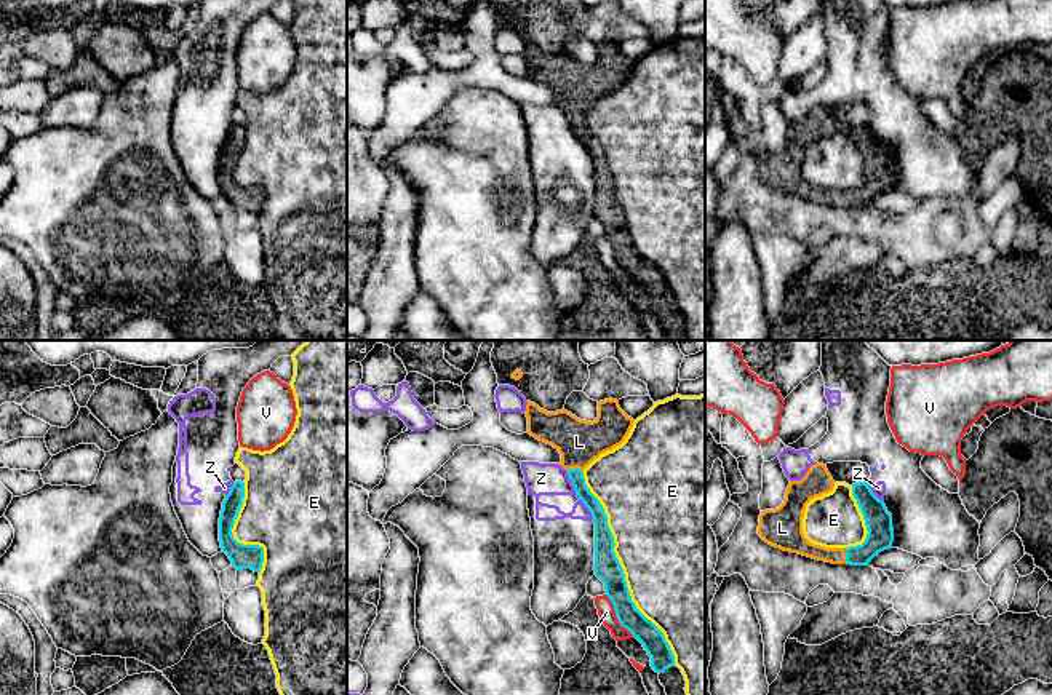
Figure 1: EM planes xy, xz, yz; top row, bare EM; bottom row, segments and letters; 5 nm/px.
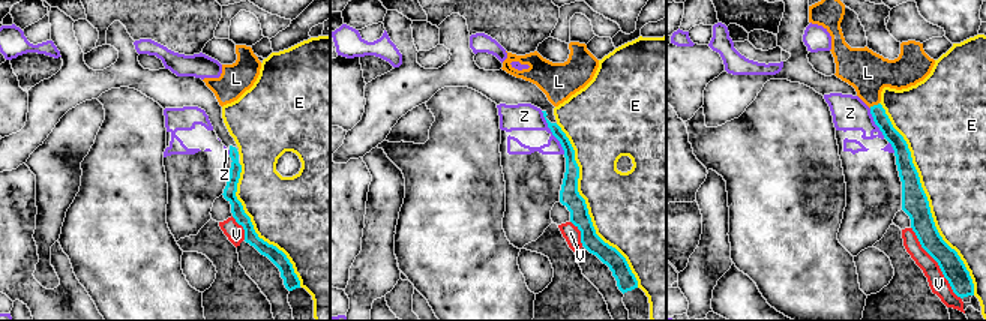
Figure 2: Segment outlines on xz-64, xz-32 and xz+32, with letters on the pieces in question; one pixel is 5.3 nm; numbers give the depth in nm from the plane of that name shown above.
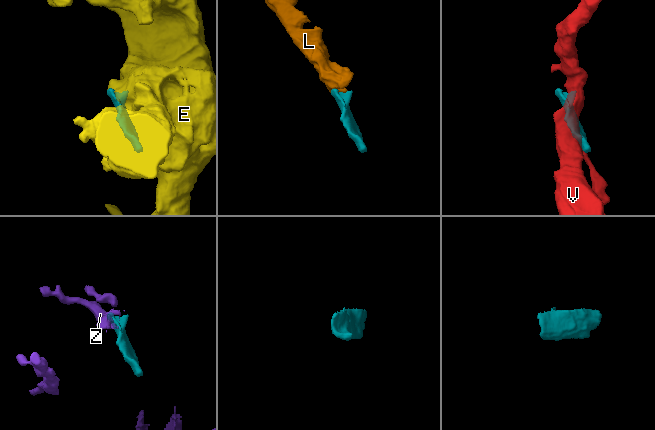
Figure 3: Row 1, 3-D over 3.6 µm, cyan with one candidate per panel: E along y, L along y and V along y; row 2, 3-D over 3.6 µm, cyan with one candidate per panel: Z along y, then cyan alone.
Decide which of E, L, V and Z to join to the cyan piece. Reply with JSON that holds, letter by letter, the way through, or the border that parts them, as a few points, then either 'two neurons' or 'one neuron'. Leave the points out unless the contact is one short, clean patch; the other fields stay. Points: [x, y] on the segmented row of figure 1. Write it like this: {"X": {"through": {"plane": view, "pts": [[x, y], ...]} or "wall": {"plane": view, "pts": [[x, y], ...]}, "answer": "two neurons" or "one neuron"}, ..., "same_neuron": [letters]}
{"E": {"answer": "two neurons"}, "L": {"through": {"plane": "xz", "pts": [[576, 475], [576, 468], [579, 441]]}, "answer": "one neuron"}, "V": {"answer": "two neurons"}, "Z": {"wall": {"plane": "xz", "pts": [[566, 470], [574, 492], [593, 520]]}, "answer": "two neurons"}, "same_neuron": ["L"]}

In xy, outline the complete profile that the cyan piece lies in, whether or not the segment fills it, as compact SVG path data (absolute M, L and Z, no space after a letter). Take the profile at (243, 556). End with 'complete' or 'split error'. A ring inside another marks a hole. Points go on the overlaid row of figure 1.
M235 481L229 494L222 502L221 518L219 518L219 542L222 553L232 561L232 567L251 569L261 572L264 562L264 548L259 545L243 545L233 538L232 529L238 511L245 498L245 483Z | complete

